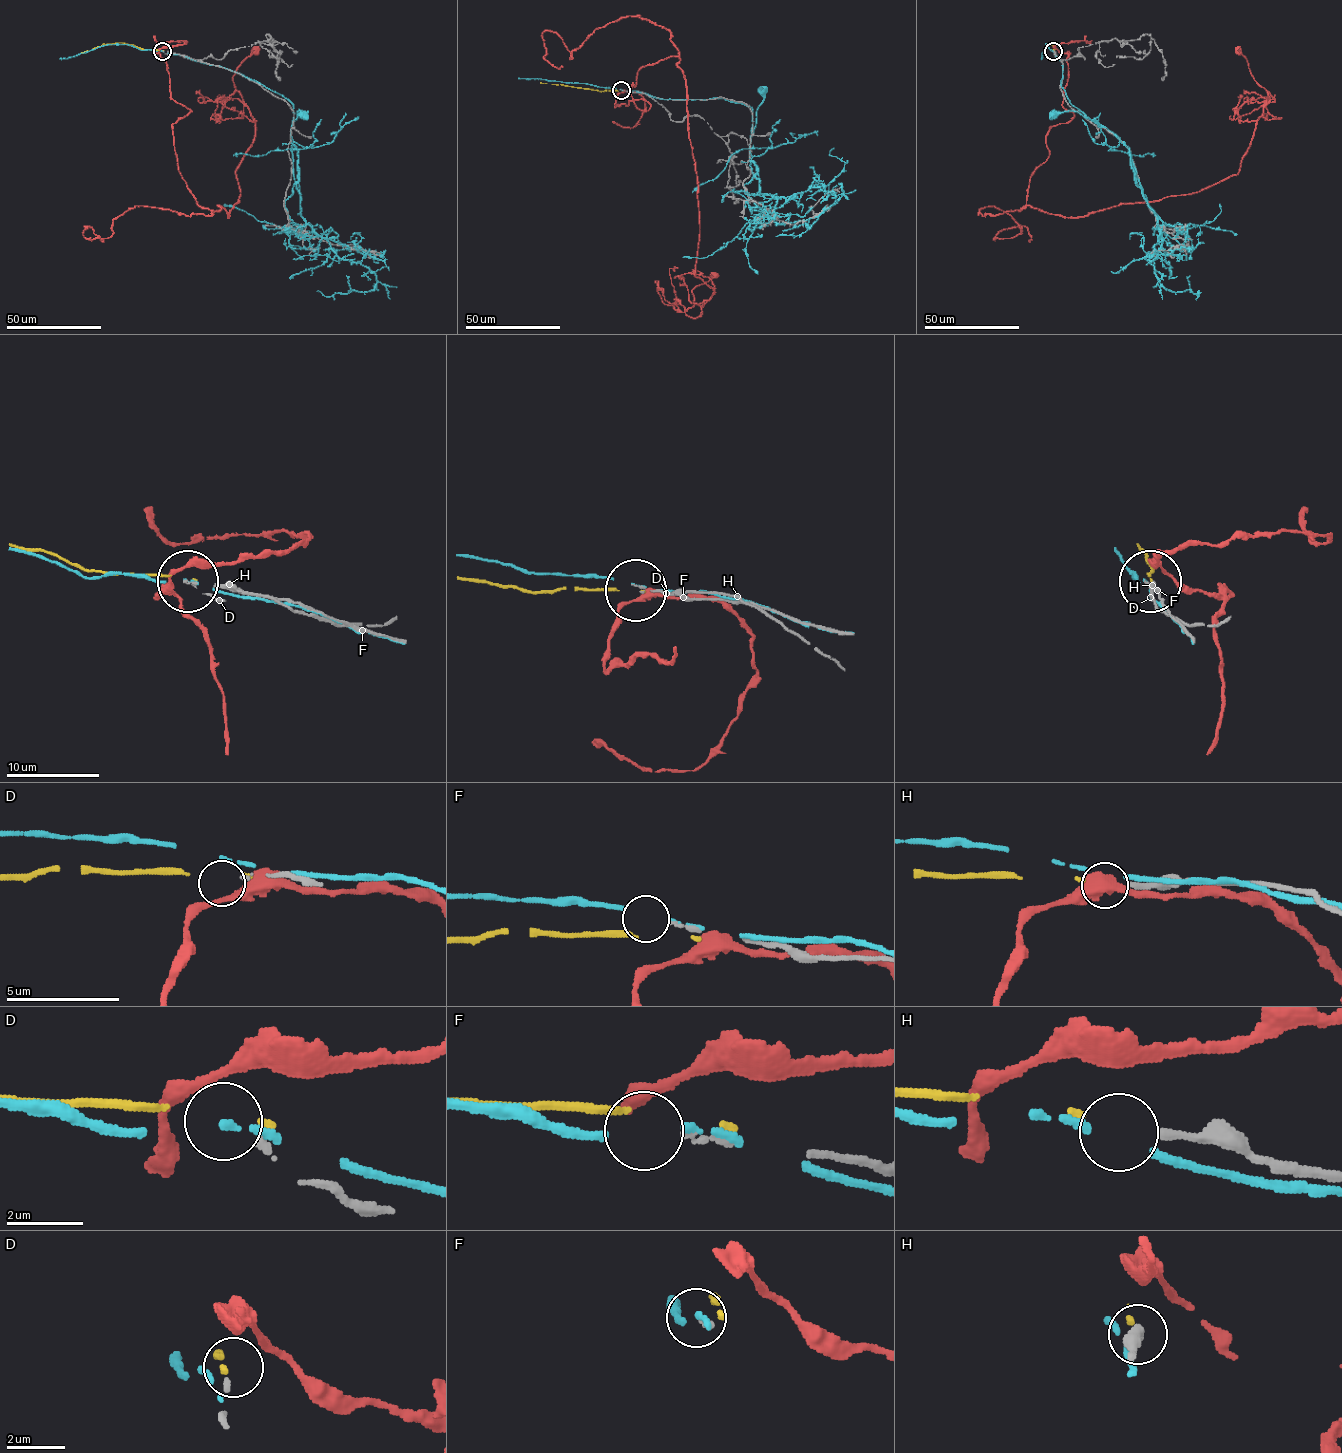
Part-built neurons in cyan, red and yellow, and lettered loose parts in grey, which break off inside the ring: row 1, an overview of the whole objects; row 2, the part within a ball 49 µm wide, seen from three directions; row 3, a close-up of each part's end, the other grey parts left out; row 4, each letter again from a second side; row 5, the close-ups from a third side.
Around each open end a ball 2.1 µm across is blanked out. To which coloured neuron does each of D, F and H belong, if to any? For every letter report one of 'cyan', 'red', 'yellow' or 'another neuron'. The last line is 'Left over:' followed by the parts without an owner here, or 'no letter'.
D: another neuron
F: another neuron
H: yellow
Left over: D, F

